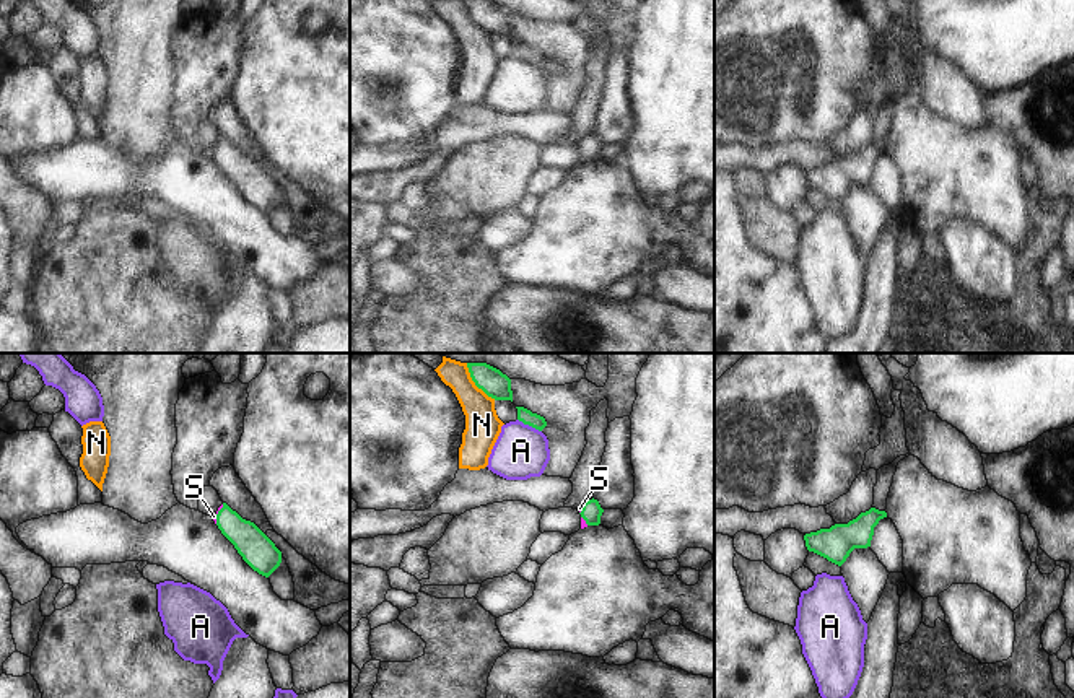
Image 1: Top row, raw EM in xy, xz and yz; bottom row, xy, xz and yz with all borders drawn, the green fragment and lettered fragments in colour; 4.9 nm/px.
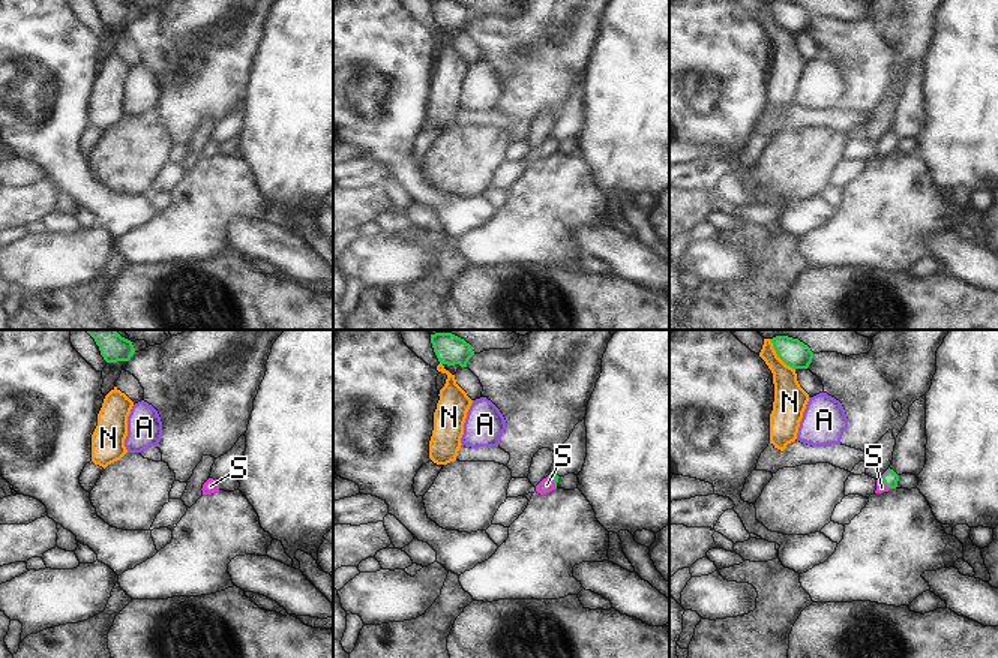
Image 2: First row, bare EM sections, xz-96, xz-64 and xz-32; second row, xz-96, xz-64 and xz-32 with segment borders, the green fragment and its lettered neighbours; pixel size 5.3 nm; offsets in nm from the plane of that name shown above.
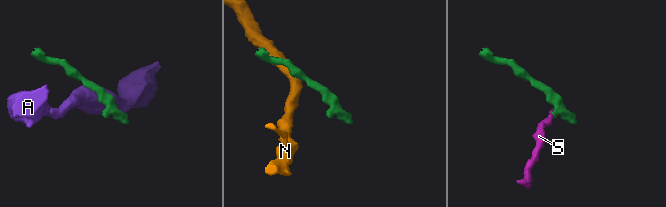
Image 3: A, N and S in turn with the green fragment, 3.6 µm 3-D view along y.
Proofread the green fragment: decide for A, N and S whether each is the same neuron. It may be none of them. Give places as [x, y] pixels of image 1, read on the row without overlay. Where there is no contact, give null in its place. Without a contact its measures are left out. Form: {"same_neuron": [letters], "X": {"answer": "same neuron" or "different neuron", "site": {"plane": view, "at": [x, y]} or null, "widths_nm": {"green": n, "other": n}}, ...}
{"same_neuron": ["S"], "A": {"answer": "different neuron", "site": {"plane": "xz", "at": [529, 61]}, "widths_nm": {"green": 70, "other": 260}}, "N": {"answer": "different neuron", "site": {"plane": "xz", "at": [475, 20]}, "widths_nm": {"green": 140, "other": 180}}, "S": {"answer": "same neuron", "site": {"plane": "xy", "at": [217, 150]}, "widths_nm": {"green": 160, "other": 20}}}

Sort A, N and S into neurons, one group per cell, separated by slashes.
A / N / S

